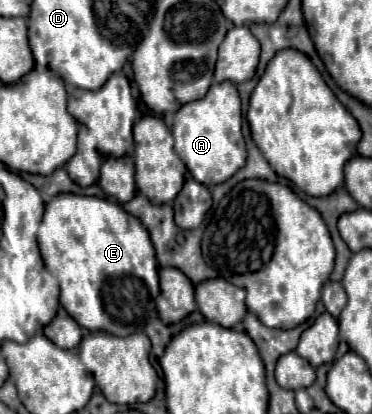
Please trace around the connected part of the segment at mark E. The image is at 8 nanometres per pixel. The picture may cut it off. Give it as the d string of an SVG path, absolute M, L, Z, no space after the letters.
M59 194L45 206L37 242L47 270L59 280L61 306L81 328L129 336L155 314L159 268L153 244L145 226L117 202Z

